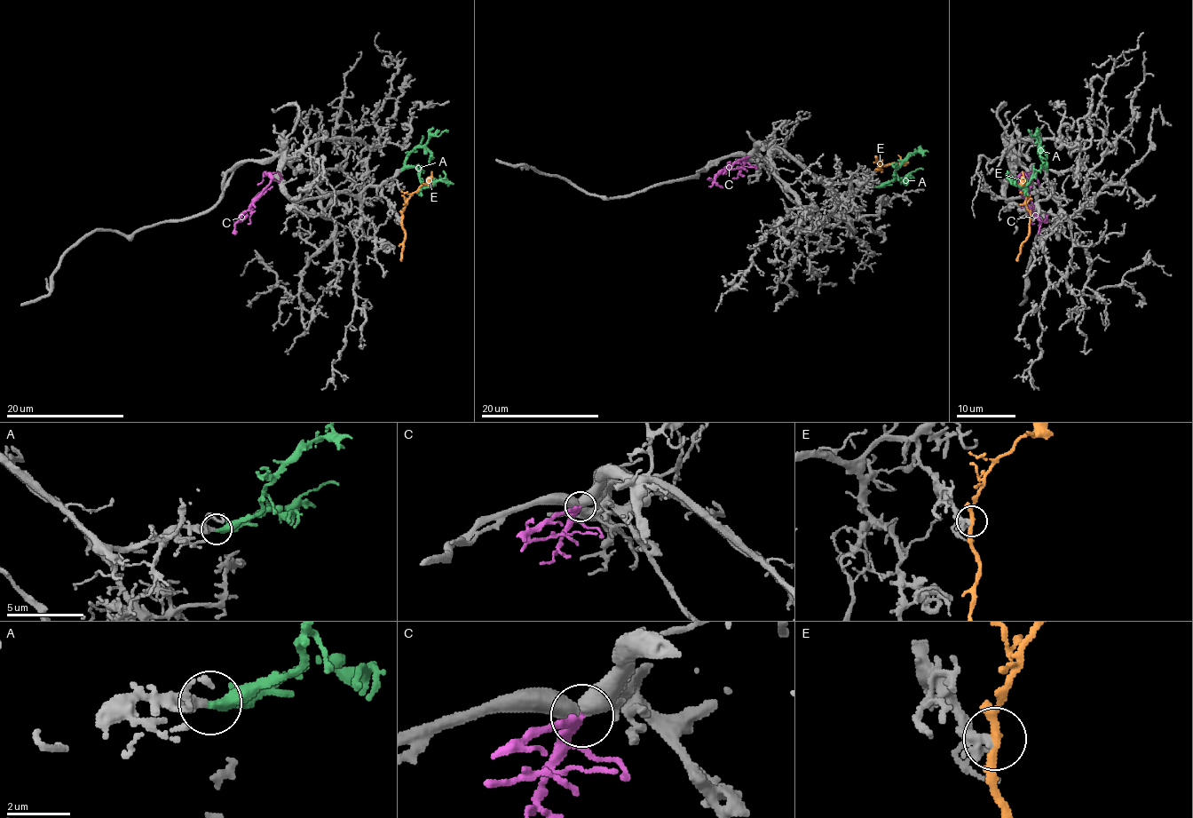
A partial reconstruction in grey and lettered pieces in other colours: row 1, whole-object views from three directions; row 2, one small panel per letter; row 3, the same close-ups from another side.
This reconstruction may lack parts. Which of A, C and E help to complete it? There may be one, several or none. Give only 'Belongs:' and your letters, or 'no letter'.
Belongs: A, C

